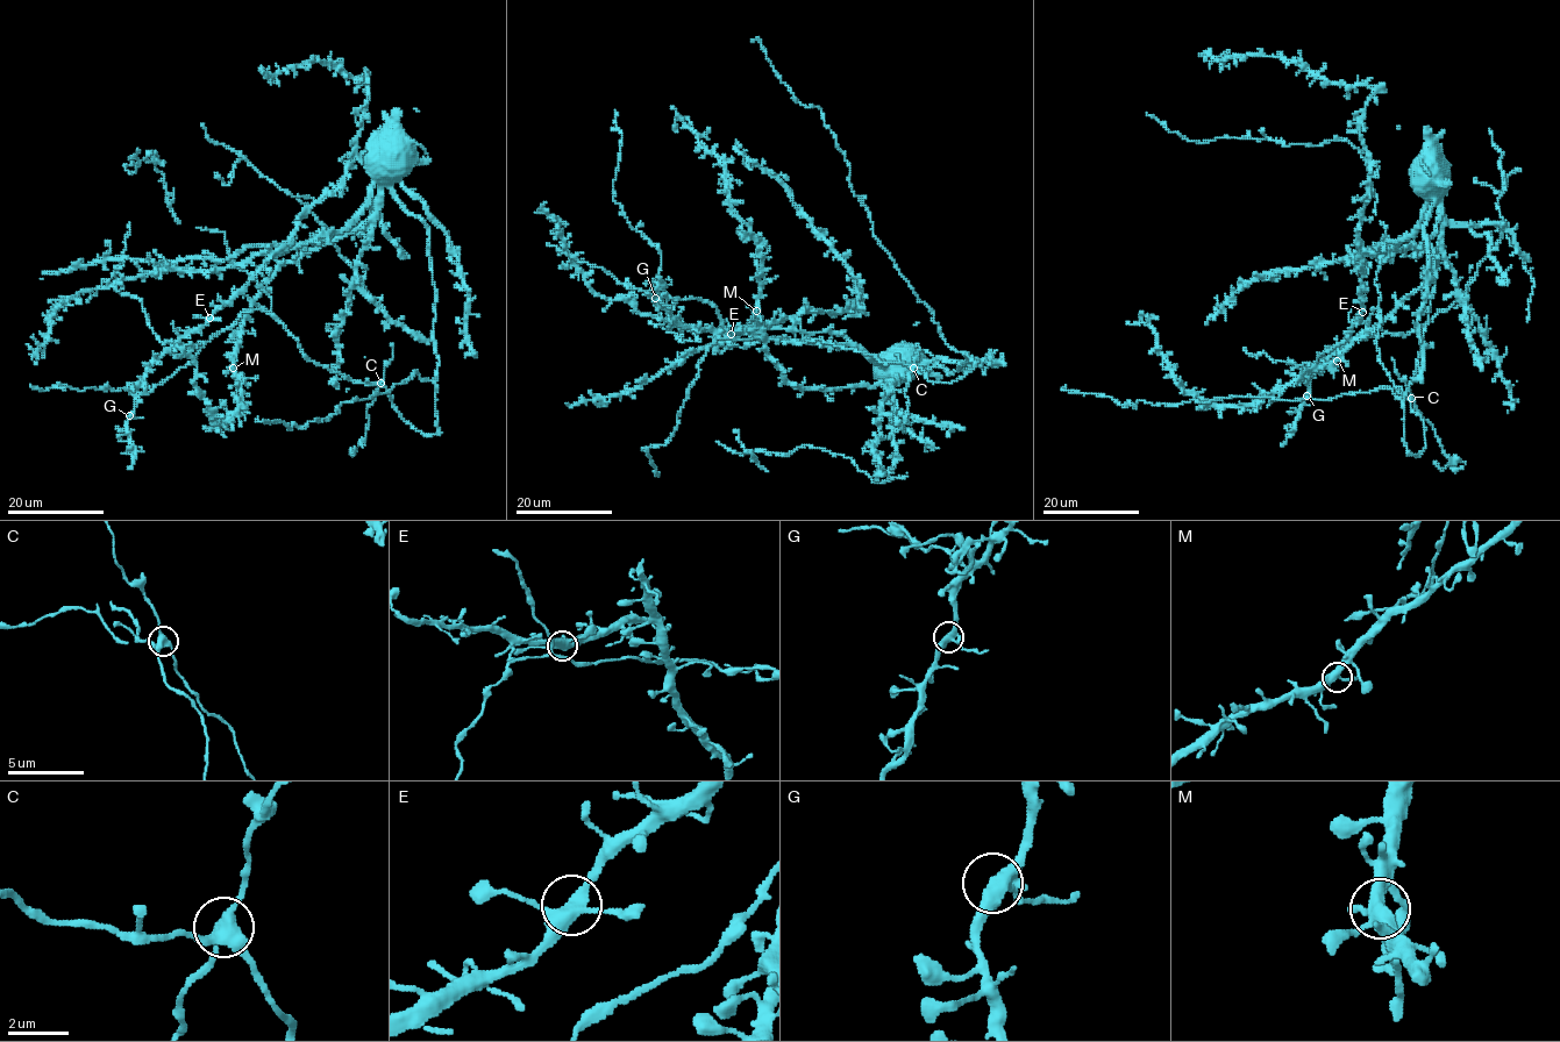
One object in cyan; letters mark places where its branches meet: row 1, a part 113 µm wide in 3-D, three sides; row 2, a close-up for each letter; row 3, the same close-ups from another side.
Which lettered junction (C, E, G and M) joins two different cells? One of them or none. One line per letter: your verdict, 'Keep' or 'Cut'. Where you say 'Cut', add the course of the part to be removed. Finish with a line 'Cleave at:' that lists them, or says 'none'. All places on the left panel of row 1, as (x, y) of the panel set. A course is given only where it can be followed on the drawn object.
C: Cut. Course of the part to remove: (380, 383), (368, 411), (367, 434), (356, 450), (351, 449), (351, 454), (355, 447)
E: Keep
G: Keep
M: Keep
Cleave at: C

